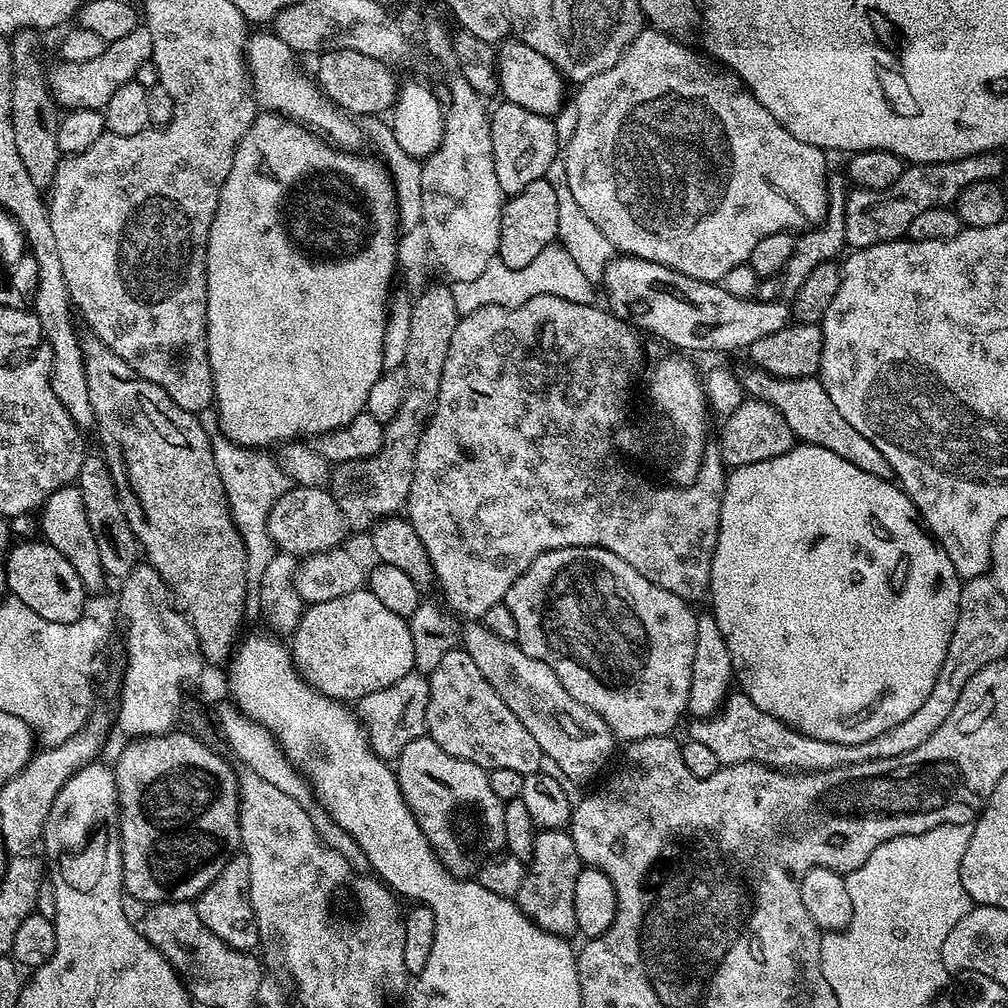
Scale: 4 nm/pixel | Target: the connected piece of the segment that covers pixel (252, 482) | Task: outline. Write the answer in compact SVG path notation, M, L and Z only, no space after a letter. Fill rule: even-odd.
M215 407L204 408L197 413L200 425L207 430L211 439L211 448L214 450L214 462L218 466L219 476L223 480L223 488L227 492L227 502L231 508L231 518L239 536L243 541L246 566L244 573L247 576L248 596L247 605L259 603L260 582L262 574L270 564L270 559L276 553L276 547L268 534L268 518L273 503L282 494L288 492L292 486L291 480L281 472L277 461L267 453L257 449L244 448L226 438L220 430Z

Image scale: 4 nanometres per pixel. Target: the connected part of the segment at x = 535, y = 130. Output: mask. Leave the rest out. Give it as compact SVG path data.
M500 102L496 109L491 109L490 142L494 150L494 174L498 174L498 186L505 194L513 196L526 190L530 182L545 179L547 167L562 148L562 136L560 140L556 122L517 104Z

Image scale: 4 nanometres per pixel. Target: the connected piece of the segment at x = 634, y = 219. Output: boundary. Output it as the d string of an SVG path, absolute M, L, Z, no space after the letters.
M645 27L634 38L634 42L622 54L622 58L610 70L594 74L594 78L579 85L580 93L576 96L576 125L572 128L572 137L566 140L566 173L570 191L574 199L582 206L582 211L602 230L612 243L617 253L637 256L650 262L658 262L667 268L681 272L689 280L701 282L720 282L739 264L745 263L749 254L770 234L789 230L807 230L820 224L827 214L827 180L830 173L825 149L815 148L790 134L758 102L753 92L744 87L743 80L730 68L712 59L711 56L679 40L673 40L656 28Z

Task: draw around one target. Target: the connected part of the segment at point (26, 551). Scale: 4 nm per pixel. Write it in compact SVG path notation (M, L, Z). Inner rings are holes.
M43 539L28 540L25 544L13 543L8 550L8 590L15 599L20 600L34 614L46 618L46 622L69 624L85 615L84 599L86 593L82 586L82 578L74 571L74 566L54 550Z

